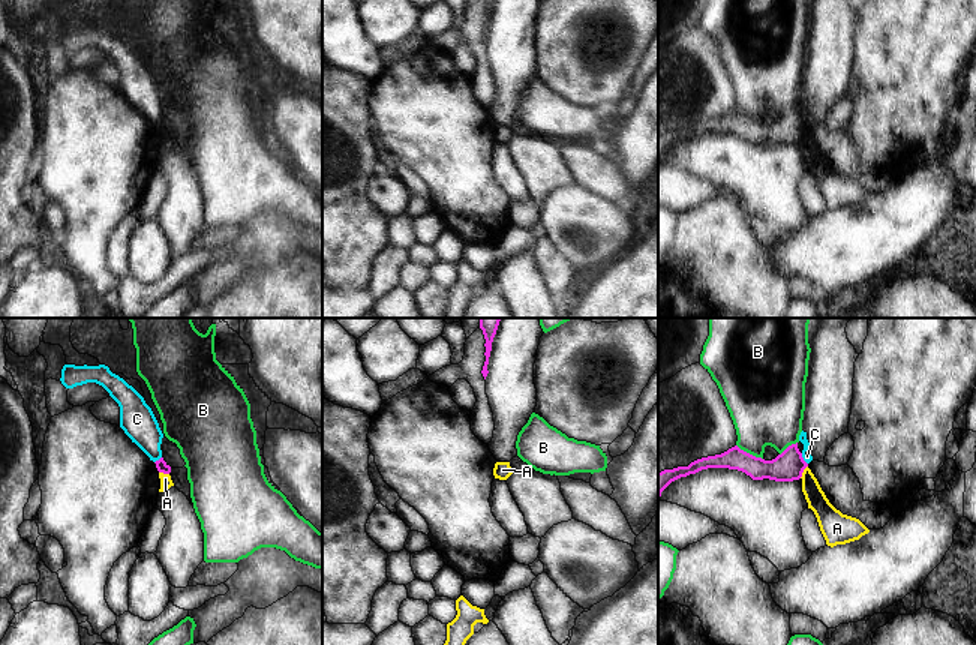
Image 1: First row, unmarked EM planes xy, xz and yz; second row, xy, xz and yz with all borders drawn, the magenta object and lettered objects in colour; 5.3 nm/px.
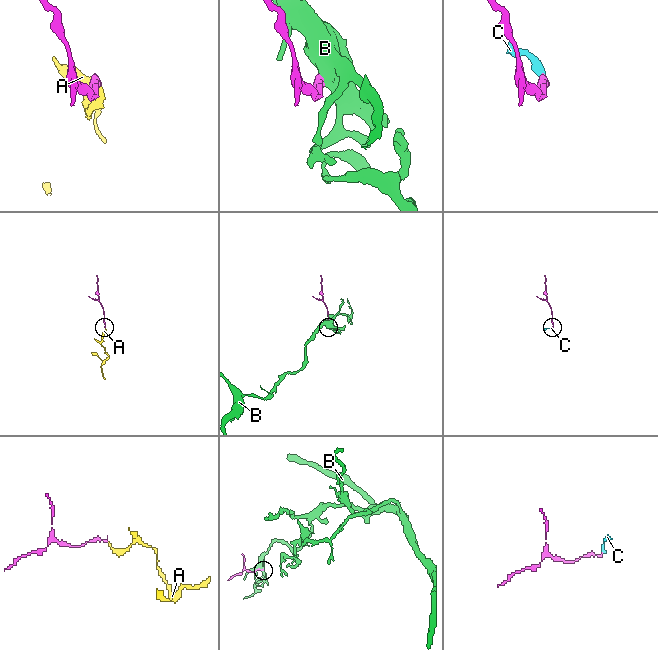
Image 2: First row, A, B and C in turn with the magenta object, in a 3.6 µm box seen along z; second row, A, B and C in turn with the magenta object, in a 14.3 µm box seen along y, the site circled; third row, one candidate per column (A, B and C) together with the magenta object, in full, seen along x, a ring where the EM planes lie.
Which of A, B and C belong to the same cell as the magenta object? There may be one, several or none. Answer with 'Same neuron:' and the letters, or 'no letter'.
Same neuron: no letter

